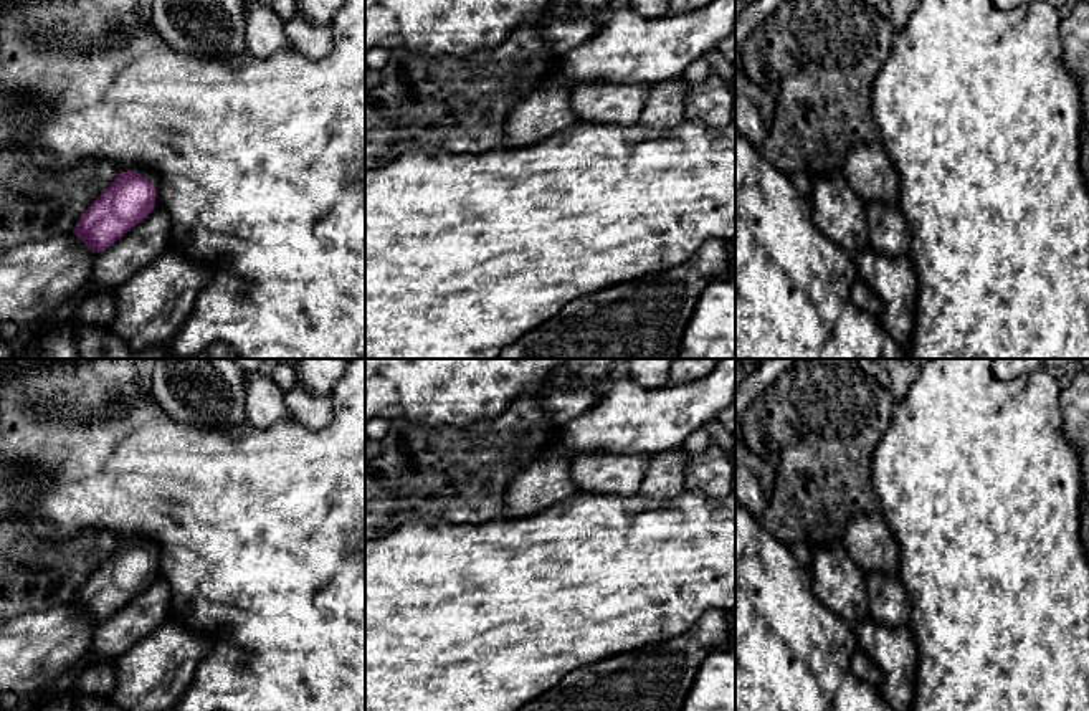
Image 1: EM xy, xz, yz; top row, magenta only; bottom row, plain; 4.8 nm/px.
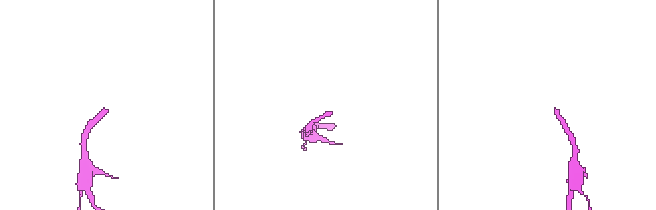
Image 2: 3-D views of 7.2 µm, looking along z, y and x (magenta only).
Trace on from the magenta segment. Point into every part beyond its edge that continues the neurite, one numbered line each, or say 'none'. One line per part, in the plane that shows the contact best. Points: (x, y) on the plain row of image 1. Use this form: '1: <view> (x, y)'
1: xy (149, 544)

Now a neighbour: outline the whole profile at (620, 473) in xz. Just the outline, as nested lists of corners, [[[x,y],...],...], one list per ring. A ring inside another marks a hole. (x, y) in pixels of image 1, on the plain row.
[[[587,453],[572,458],[577,493],[635,496],[644,480],[651,455]]]

